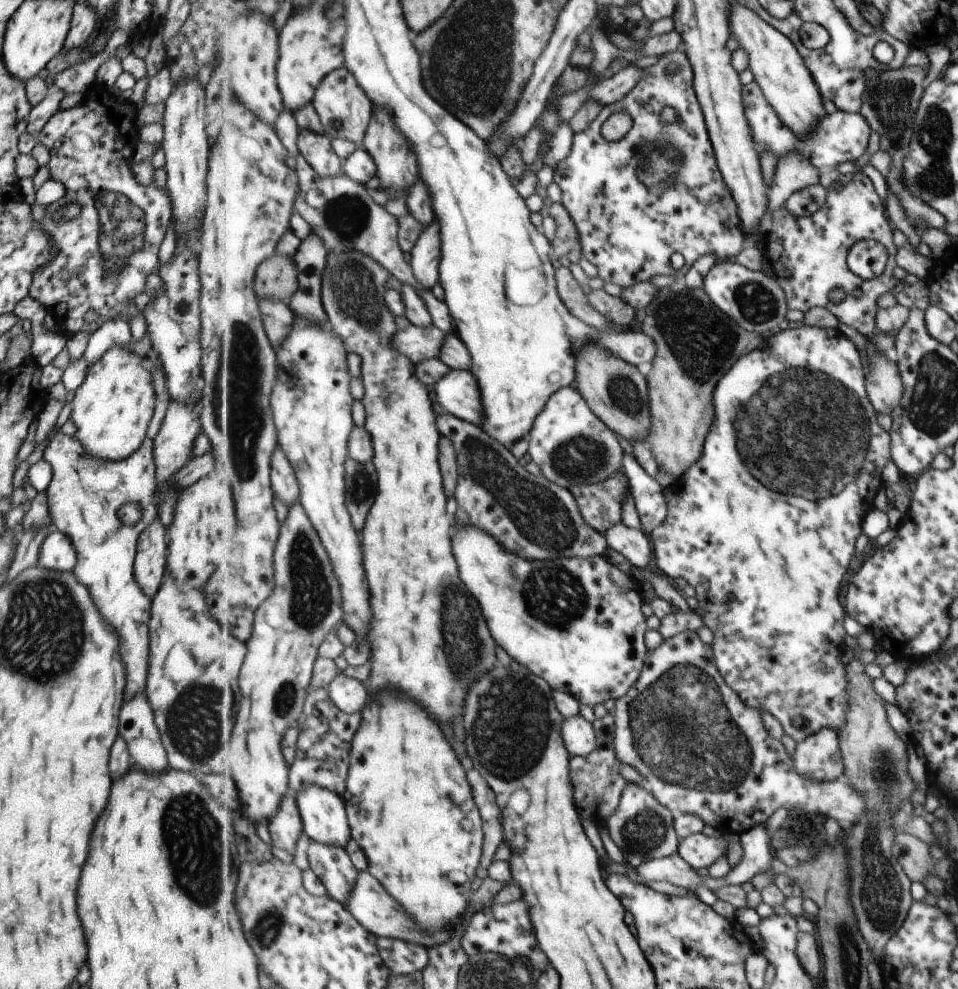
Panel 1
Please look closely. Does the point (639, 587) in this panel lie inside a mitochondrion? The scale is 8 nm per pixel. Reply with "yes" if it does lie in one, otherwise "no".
no

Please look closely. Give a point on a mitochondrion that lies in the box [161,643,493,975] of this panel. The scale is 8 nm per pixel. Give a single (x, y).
(271, 922)

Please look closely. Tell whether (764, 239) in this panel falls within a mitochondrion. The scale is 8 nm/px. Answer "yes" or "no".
no

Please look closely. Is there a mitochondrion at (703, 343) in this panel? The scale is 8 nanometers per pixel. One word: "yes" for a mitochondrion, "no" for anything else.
yes

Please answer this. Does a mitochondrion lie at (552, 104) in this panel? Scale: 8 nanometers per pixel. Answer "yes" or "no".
no

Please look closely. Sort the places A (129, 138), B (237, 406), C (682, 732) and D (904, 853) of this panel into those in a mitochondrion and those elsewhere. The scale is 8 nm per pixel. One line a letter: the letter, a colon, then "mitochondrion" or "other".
A: other
B: mitochondrion
C: mitochondrion
D: mitochondrion

